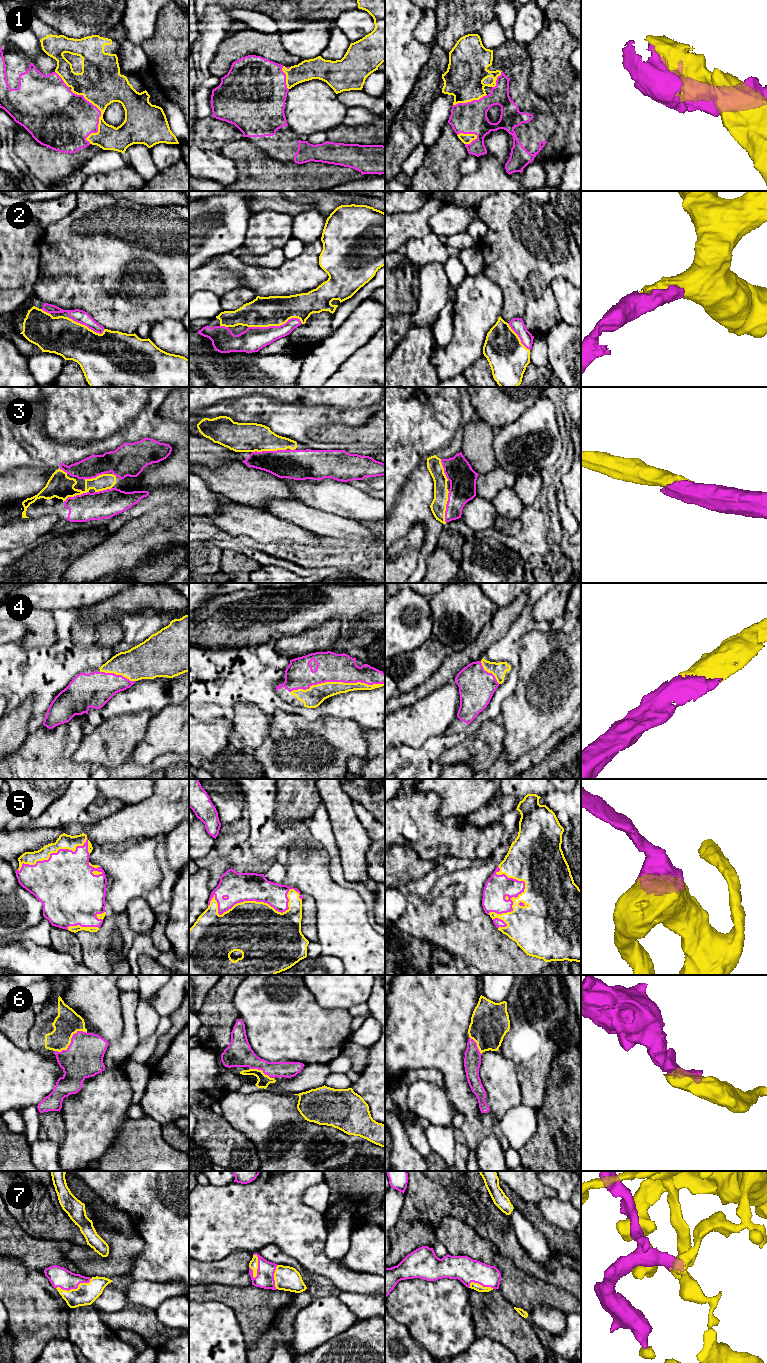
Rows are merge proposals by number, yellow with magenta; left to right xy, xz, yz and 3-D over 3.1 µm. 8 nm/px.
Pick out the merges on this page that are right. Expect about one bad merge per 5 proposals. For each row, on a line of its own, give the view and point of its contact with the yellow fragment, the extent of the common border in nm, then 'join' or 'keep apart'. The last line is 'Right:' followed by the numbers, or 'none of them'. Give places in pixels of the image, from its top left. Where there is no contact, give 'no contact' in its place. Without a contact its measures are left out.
1: xy (101, 114) | 460 nm | join
2: xz (275, 325) | 440 nm | join
3: xz (268, 450) | 280 nm | join
4: xz (337, 682) | 750 nm | join
5: xz (257, 902) | 750 nm | join
6: xy (70, 1041) | 300 nm | join
7: xy (74, 1289) | 300 nm | join
Right: 1, 2, 3, 4, 5, 6, 7

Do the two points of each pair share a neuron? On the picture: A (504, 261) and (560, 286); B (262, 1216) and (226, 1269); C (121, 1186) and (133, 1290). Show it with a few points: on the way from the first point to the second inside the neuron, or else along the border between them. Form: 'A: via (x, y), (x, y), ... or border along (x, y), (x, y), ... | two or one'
A: border along (561, 276), (551, 282), (557, 305) | two
B: border along (252, 1253), (244, 1251), (231, 1252), (217, 1262) | two
C: border along (129, 1277), (135, 1280), (155, 1282) | two

